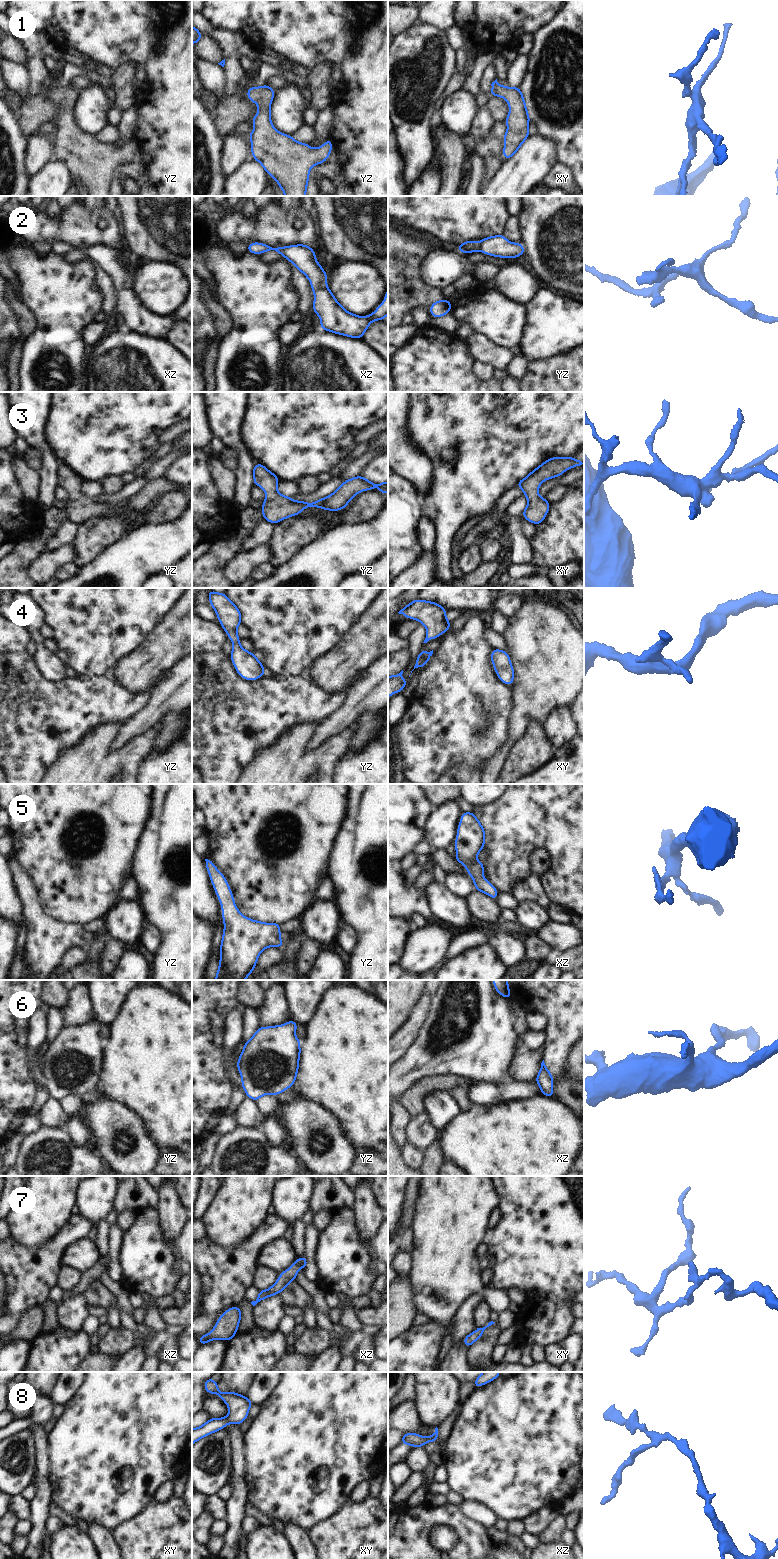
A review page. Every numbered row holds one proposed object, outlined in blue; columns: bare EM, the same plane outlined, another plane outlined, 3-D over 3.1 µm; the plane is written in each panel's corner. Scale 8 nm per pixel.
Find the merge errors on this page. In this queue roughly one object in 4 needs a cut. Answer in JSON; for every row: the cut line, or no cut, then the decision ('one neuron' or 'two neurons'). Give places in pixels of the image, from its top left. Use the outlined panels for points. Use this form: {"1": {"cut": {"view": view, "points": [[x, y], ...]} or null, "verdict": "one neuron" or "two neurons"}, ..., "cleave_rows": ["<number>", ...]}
{"1": {"cut": null, "verdict": "one neuron"}, "2": {"cut": null, "verdict": "one neuron"}, "3": {"cut": null, "verdict": "one neuron"}, "4": {"cut": null, "verdict": "one neuron"}, "5": {"cut": null, "verdict": "one neuron"}, "6": {"cut": null, "verdict": "one neuron"}, "7": {"cut": null, "verdict": "one neuron"}, "8": {"cut": null, "verdict": "one neuron"}, "cleave_rows": []}

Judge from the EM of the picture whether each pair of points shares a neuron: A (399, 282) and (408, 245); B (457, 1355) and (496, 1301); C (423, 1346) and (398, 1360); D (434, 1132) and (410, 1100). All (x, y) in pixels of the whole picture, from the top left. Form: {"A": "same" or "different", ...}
{"A": "same", "B": "different", "C": "same", "D": "different"}

